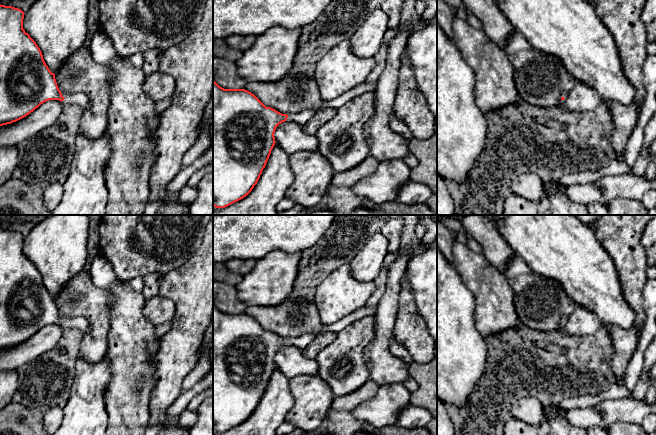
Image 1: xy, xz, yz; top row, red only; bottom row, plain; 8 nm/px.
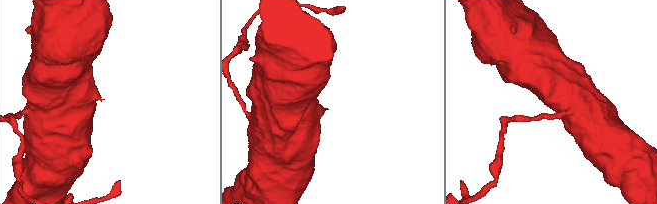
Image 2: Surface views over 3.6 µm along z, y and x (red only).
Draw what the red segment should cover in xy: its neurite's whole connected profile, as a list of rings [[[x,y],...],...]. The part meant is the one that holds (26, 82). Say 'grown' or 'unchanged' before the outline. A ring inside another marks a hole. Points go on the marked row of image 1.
grown | [[[0,4],[0,126],[16,122],[49,100],[90,106],[84,93],[62,93],[36,42],[23,29],[24,12]]]

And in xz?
grown | [[[213,80],[213,206],[225,208],[246,197],[257,184],[275,145],[274,133],[279,124],[292,121],[303,126],[315,113],[307,109],[295,114],[282,114],[266,107],[245,89],[224,89]]]

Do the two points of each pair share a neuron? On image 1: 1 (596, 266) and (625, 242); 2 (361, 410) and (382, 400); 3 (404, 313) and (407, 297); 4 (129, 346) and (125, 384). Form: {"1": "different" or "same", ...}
{"1": "different", "2": "same", "3": "same", "4": "same"}

